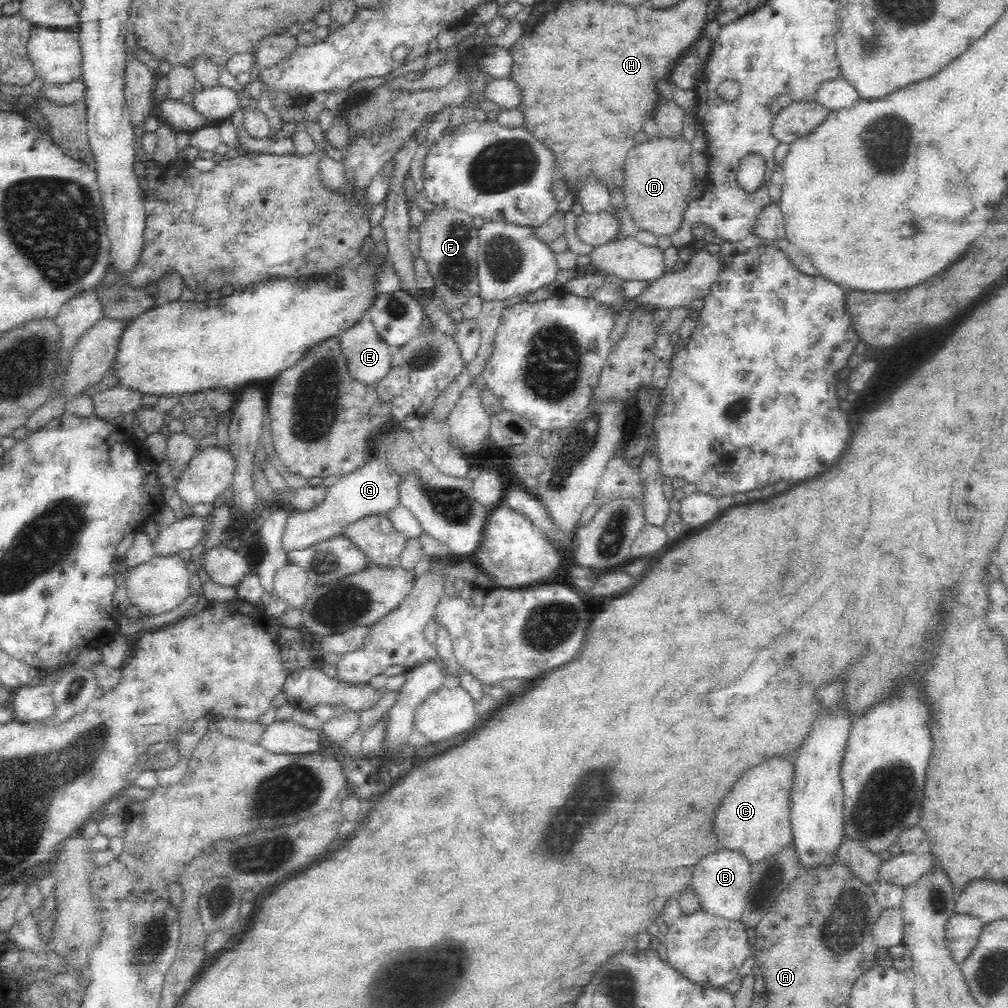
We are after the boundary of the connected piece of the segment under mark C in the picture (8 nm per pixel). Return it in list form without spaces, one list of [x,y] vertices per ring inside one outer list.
[[[786,756],[766,758],[762,764],[748,768],[722,798],[712,830],[718,838],[718,846],[742,850],[746,859],[754,863],[778,852],[779,848],[793,842],[791,804],[795,775],[794,764]]]

